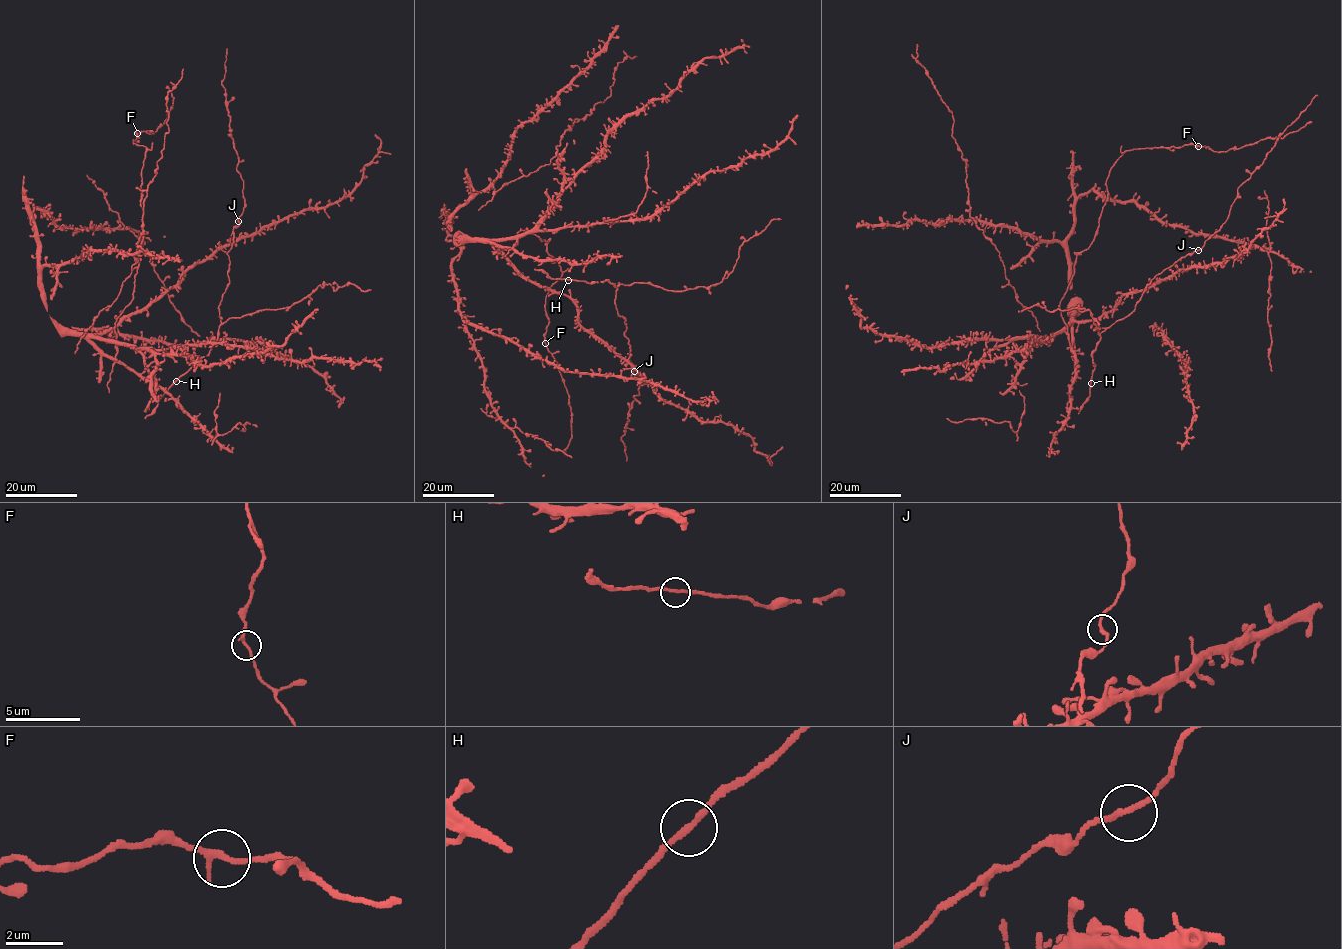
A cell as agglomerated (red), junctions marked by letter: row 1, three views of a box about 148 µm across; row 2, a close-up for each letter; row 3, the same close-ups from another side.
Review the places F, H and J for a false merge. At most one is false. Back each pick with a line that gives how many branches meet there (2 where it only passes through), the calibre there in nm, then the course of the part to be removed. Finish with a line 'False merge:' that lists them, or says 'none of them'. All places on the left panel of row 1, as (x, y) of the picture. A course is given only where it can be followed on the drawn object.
False merge: none of them

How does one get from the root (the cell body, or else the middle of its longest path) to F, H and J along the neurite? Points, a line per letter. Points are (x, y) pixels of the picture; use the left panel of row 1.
F: (96, 334), (116, 343), (116, 319), (132, 299), (143, 240), (141, 186), (147, 147), (133, 142), (137, 133)
H: (96, 334), (158, 300), (190, 267), (229, 244), (233, 234), (217, 340), (176, 380)
J: (96, 334), (116, 327), (126, 317), (150, 306), (176, 284), (190, 267), (229, 244), (239, 221)

